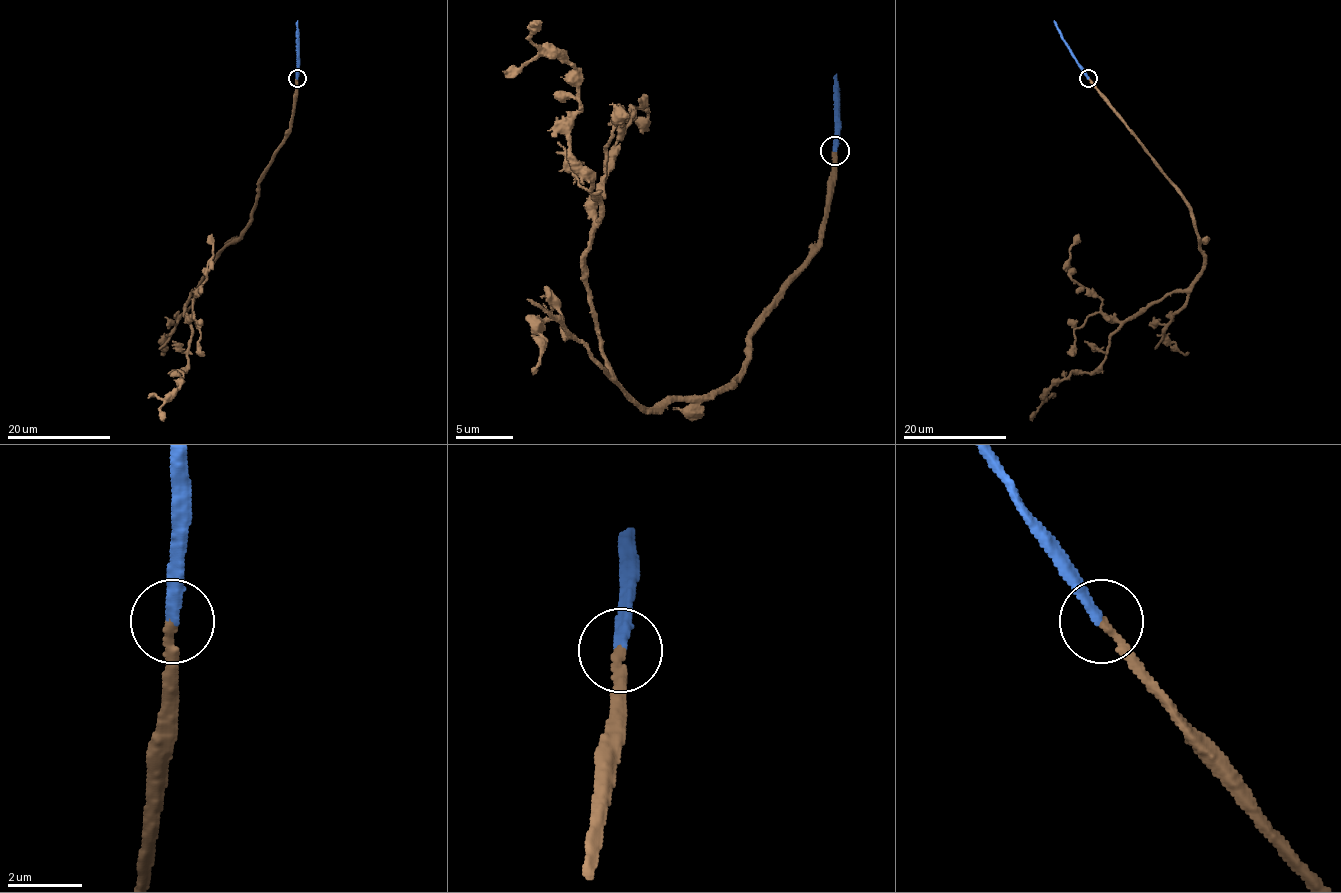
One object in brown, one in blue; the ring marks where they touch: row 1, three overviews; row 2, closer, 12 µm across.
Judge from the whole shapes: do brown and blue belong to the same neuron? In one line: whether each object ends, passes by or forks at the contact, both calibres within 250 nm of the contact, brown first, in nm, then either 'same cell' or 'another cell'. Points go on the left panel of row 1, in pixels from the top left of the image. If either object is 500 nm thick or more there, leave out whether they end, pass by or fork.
brown ends; blue ends; calibres 240 and 300 nm; same cell

